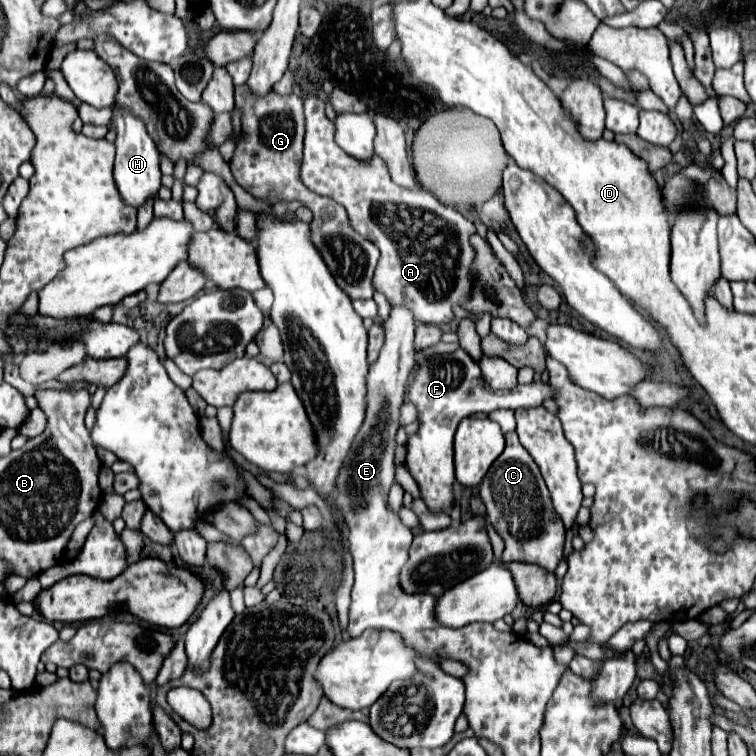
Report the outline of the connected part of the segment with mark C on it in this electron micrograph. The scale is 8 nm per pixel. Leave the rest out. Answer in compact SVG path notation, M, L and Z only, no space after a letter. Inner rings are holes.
M516 432L506 434L506 448L490 466L480 484L480 498L486 504L486 518L492 522L500 538L504 540L504 552L500 562L530 562L554 572L564 550L566 528L552 506L546 482L528 452L520 446Z

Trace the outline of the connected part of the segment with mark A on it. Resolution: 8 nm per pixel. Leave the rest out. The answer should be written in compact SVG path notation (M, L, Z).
M308 98L304 100L304 116L306 116L306 138L304 138L304 160L302 160L302 182L316 194L320 196L328 196L332 198L334 202L342 204L348 212L348 218L352 222L352 228L360 234L364 234L370 242L374 242L378 248L380 248L380 260L378 260L378 266L376 266L376 272L374 272L374 288L384 292L386 298L390 300L390 304L406 304L412 312L414 312L414 318L416 322L422 322L422 324L446 324L454 318L452 314L452 306L454 304L462 304L464 302L464 294L468 294L468 266L472 264L472 246L468 242L468 236L472 234L474 230L474 224L470 220L466 220L460 212L456 212L454 208L450 206L444 206L440 204L430 192L424 192L424 190L404 190L400 186L396 186L392 180L390 180L390 174L384 166L384 162L380 162L380 158L376 156L372 162L368 162L368 166L364 166L362 162L356 162L354 158L348 158L348 154L344 154L344 150L340 150L340 146L334 142L334 124L326 118L324 114L324 104L322 102L316 102L316 98Z

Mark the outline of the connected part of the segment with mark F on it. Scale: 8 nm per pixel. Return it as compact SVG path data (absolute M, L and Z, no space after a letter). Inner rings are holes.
M462 350L450 354L434 354L430 358L422 358L418 368L410 380L406 400L416 406L418 432L408 438L406 450L406 468L414 476L420 486L422 500L432 510L448 510L454 502L454 432L462 418L476 412L494 412L500 408L520 408L520 406L536 406L550 396L552 388L534 380L526 386L516 386L512 390L500 390L494 394L488 386L484 386L480 366Z

